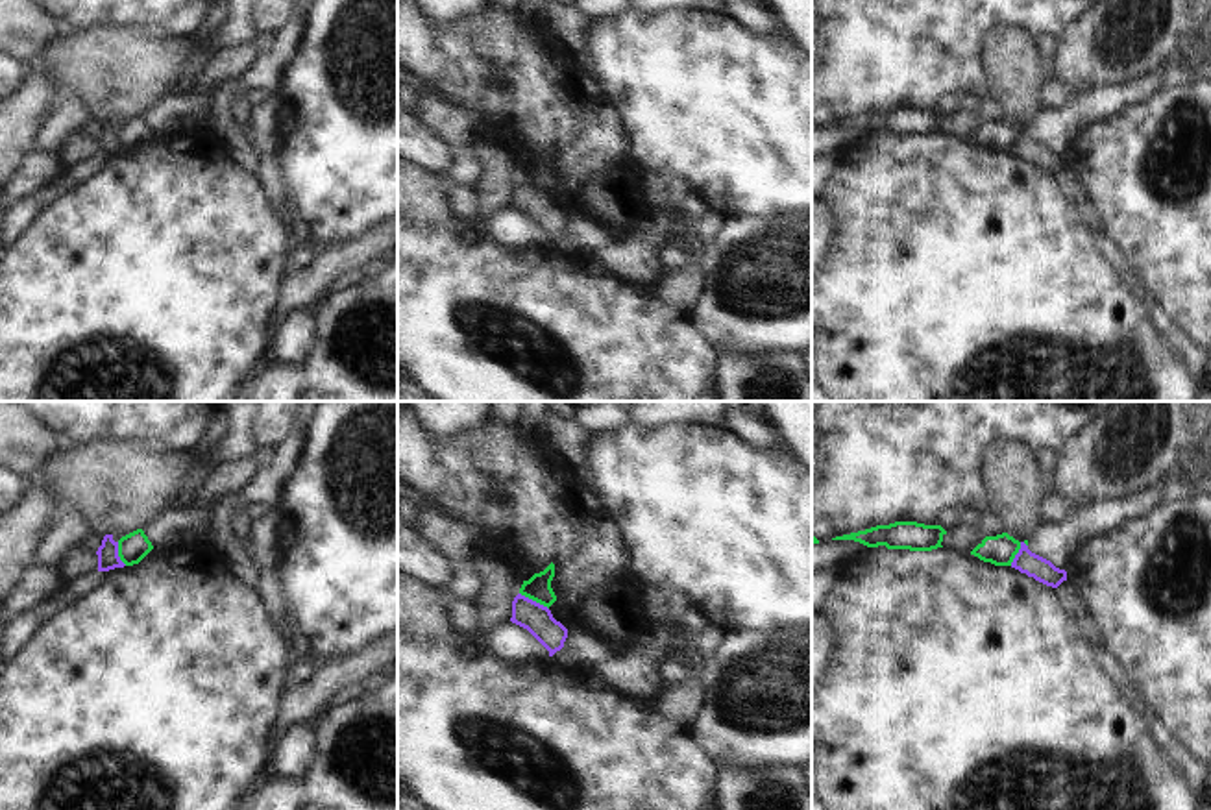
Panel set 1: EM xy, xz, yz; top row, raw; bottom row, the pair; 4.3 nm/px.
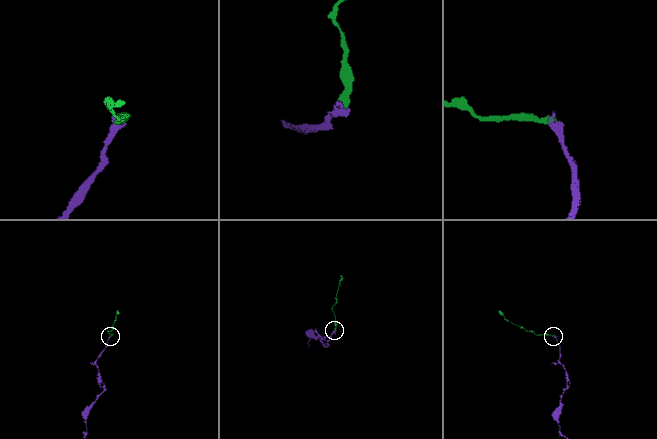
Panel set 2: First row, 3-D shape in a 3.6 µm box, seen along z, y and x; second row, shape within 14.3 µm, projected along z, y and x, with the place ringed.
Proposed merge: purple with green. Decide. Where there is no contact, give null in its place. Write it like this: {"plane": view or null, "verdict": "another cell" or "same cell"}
{"plane": "xz", "verdict": "another cell"}

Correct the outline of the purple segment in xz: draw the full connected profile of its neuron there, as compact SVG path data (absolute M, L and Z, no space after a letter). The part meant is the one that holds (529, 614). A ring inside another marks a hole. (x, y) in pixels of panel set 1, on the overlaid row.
M521 594L512 601L512 623L527 629L553 657L564 647L568 629L557 621L551 610Z

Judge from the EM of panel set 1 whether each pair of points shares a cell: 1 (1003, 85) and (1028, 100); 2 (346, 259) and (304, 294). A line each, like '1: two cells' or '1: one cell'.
1: one cell
2: one cell

